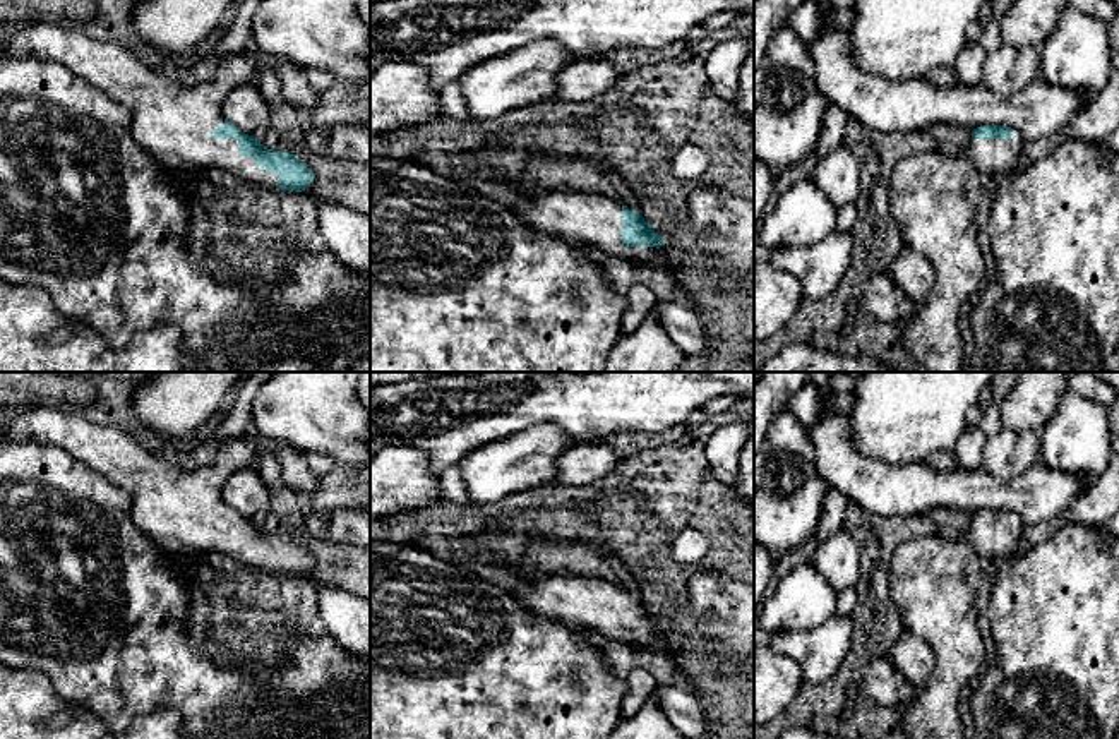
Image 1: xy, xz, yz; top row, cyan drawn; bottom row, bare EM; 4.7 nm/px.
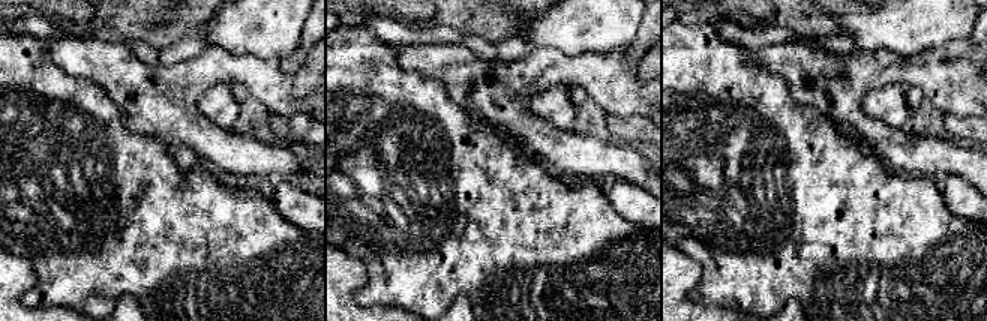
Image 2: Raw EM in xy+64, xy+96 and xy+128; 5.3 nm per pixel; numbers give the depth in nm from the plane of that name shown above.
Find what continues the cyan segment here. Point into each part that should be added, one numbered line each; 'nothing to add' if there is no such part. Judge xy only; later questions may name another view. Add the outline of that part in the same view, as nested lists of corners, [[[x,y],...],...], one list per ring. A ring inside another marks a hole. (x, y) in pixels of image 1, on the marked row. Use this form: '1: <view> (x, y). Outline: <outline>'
1: xy (173, 122). Outline: [[[51,17],[21,29],[0,24],[0,51],[60,63],[105,91],[130,111],[132,139],[159,163],[219,166],[242,183],[269,190],[279,185],[278,173],[267,173],[254,158],[240,156],[236,139],[211,137],[211,130],[224,123],[224,98],[238,84],[252,82],[264,65],[281,75],[284,103],[308,111],[320,98],[300,65],[276,57],[260,60],[252,46],[243,55],[233,55],[204,82],[183,86],[166,69],[146,67],[123,45]]]

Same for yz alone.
1: yz (993, 156). Outline: [[[1013,130],[1011,139],[972,139],[966,156],[980,175],[1006,177],[1018,170],[1025,139]]]

